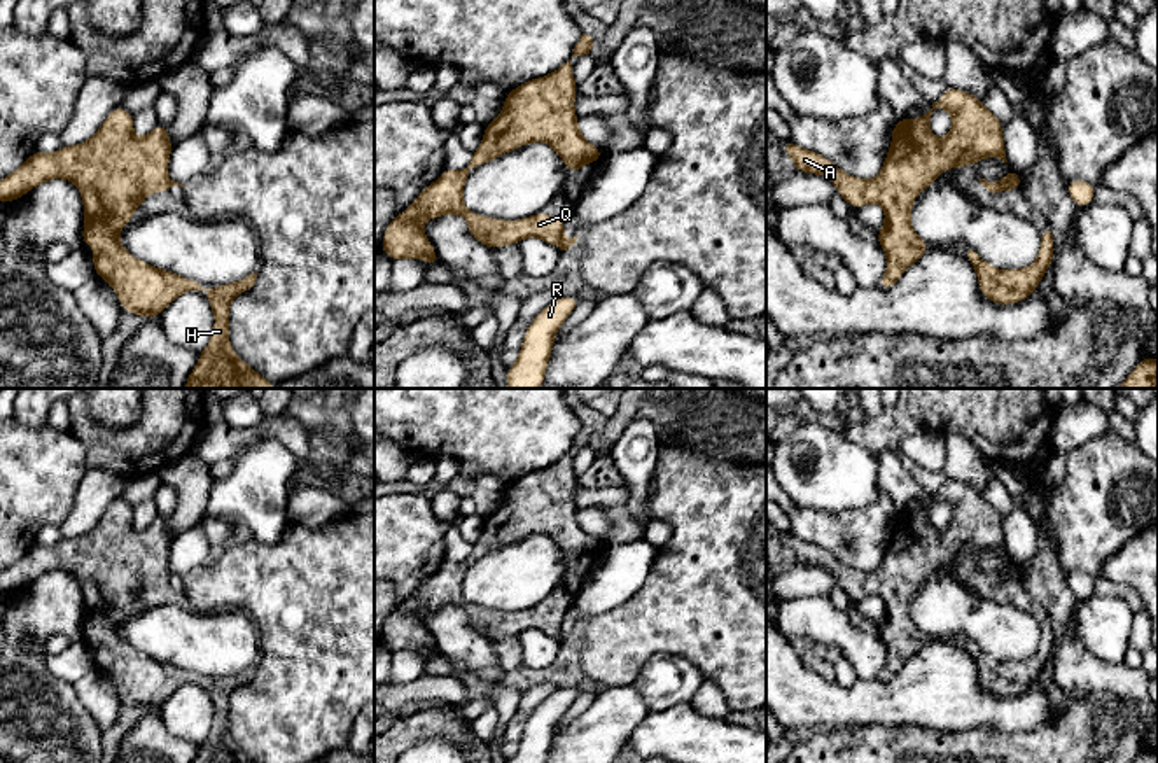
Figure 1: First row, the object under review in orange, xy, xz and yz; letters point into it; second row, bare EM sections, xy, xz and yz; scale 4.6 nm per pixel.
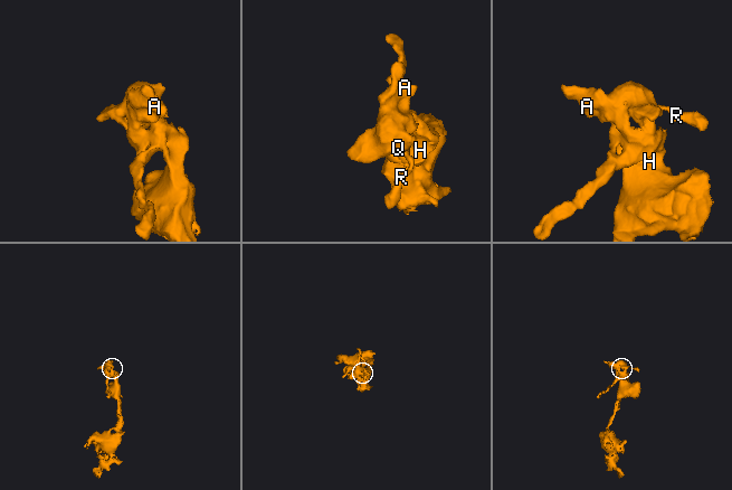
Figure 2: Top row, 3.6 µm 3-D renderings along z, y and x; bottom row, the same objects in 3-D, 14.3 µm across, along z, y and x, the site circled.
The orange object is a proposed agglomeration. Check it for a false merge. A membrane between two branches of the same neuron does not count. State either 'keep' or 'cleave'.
cleave

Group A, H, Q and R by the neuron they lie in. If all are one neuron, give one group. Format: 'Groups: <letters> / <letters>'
Groups: A H Q / R

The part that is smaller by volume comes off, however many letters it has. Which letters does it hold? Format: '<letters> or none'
R

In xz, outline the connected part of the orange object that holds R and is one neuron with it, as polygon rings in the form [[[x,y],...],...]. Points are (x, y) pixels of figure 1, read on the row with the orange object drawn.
[[[556,298],[528,326],[518,360],[507,369],[509,388],[539,388],[544,382],[555,336],[563,320],[579,304],[579,298]]]

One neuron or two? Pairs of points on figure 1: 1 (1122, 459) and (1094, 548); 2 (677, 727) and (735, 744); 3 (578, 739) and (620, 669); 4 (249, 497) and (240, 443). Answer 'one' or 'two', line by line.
1: one
2: one
3: two
4: two

